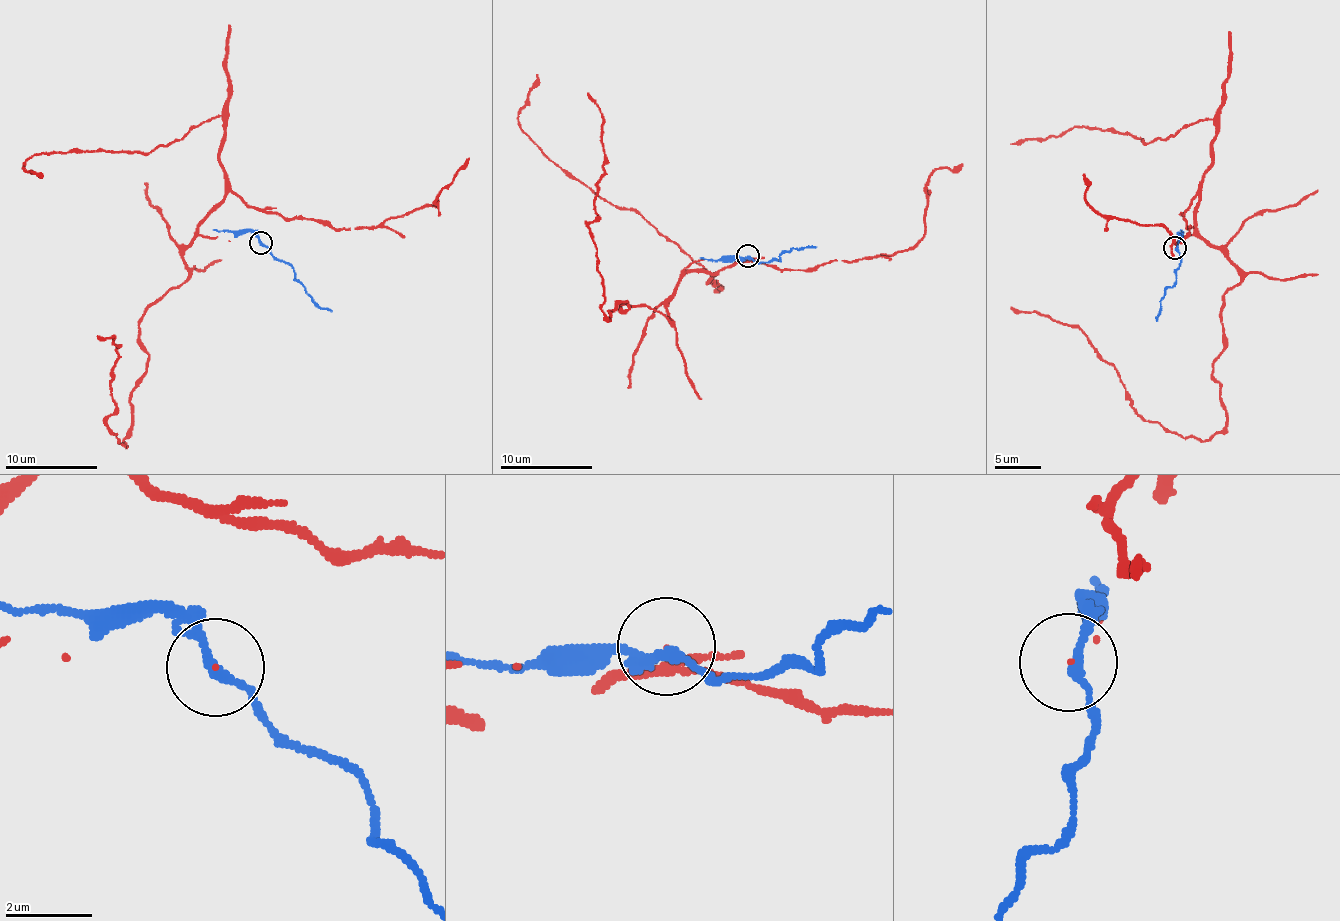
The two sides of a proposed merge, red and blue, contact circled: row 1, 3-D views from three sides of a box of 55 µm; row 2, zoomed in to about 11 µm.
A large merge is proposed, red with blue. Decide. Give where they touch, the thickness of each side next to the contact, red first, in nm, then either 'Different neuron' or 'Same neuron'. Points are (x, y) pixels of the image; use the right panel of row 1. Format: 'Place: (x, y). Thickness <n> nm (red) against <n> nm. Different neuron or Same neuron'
Place: (1175, 247). Thickness 30 nm (red) against 200 nm. Different neuron

